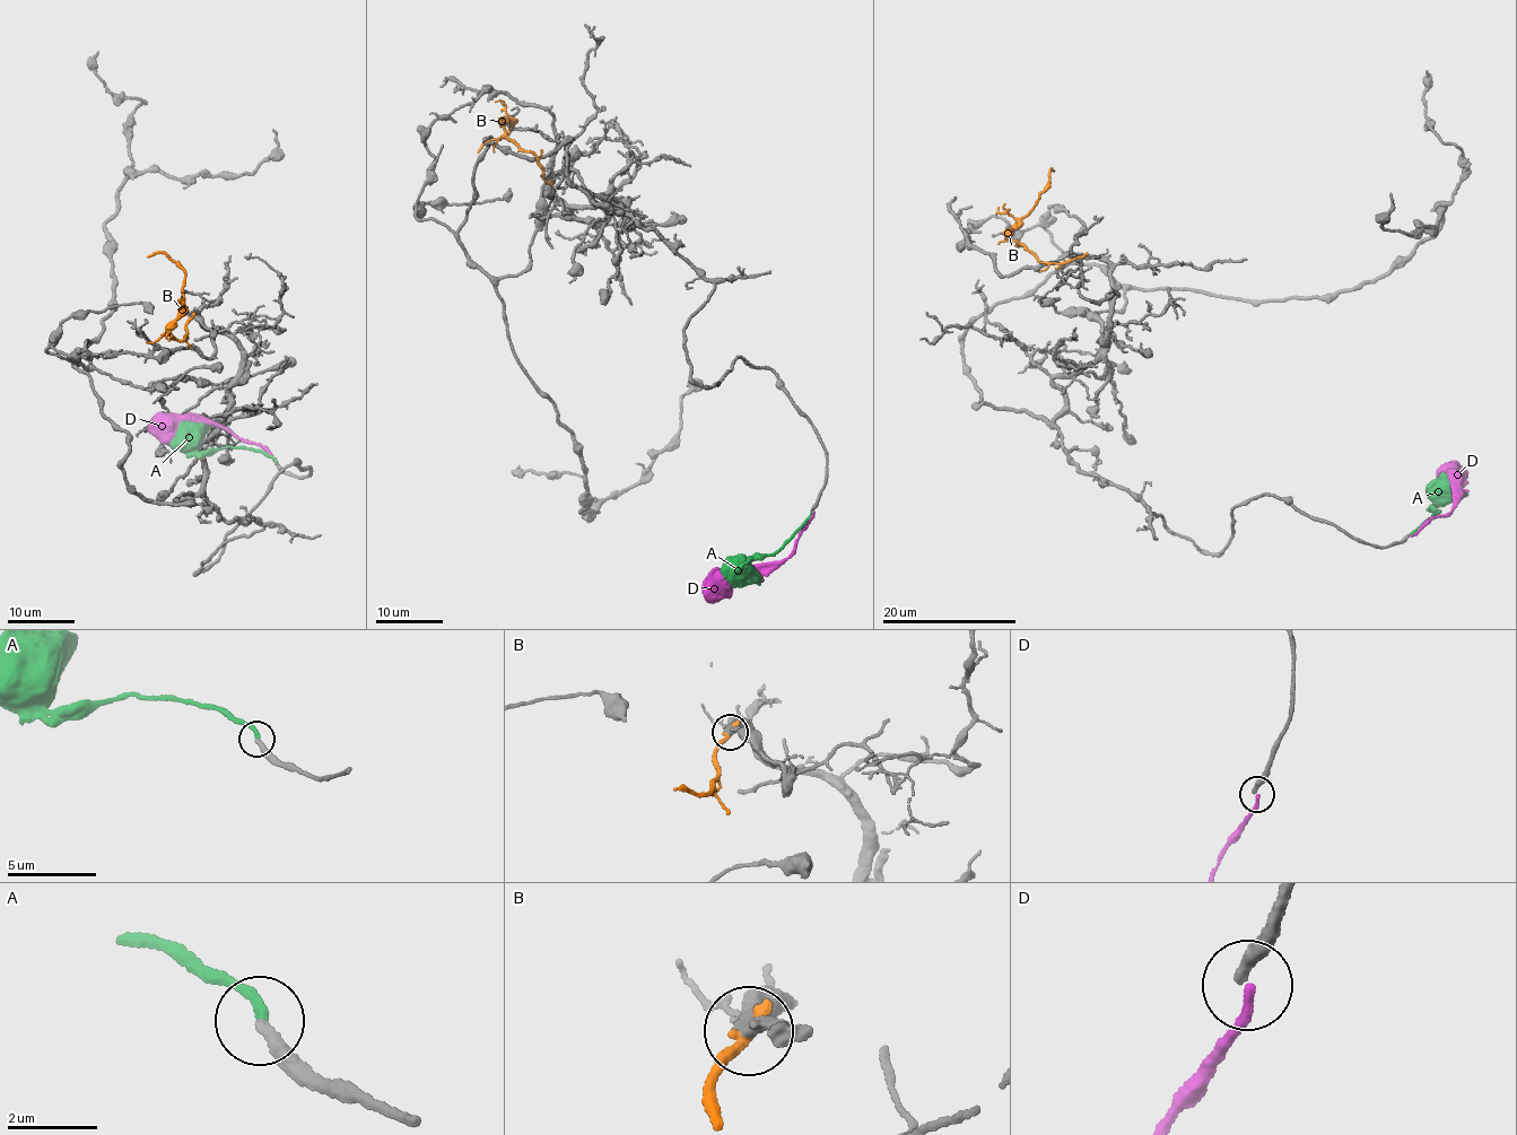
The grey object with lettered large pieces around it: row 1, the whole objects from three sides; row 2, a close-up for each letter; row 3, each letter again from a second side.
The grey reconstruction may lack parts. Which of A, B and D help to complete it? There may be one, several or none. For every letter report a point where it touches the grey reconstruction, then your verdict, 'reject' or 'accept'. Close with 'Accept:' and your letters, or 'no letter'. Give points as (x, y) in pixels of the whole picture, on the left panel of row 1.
A: contact (276, 463); reject
B: contact (191, 317); reject
D: contact (277, 463); accept
Accept: D

